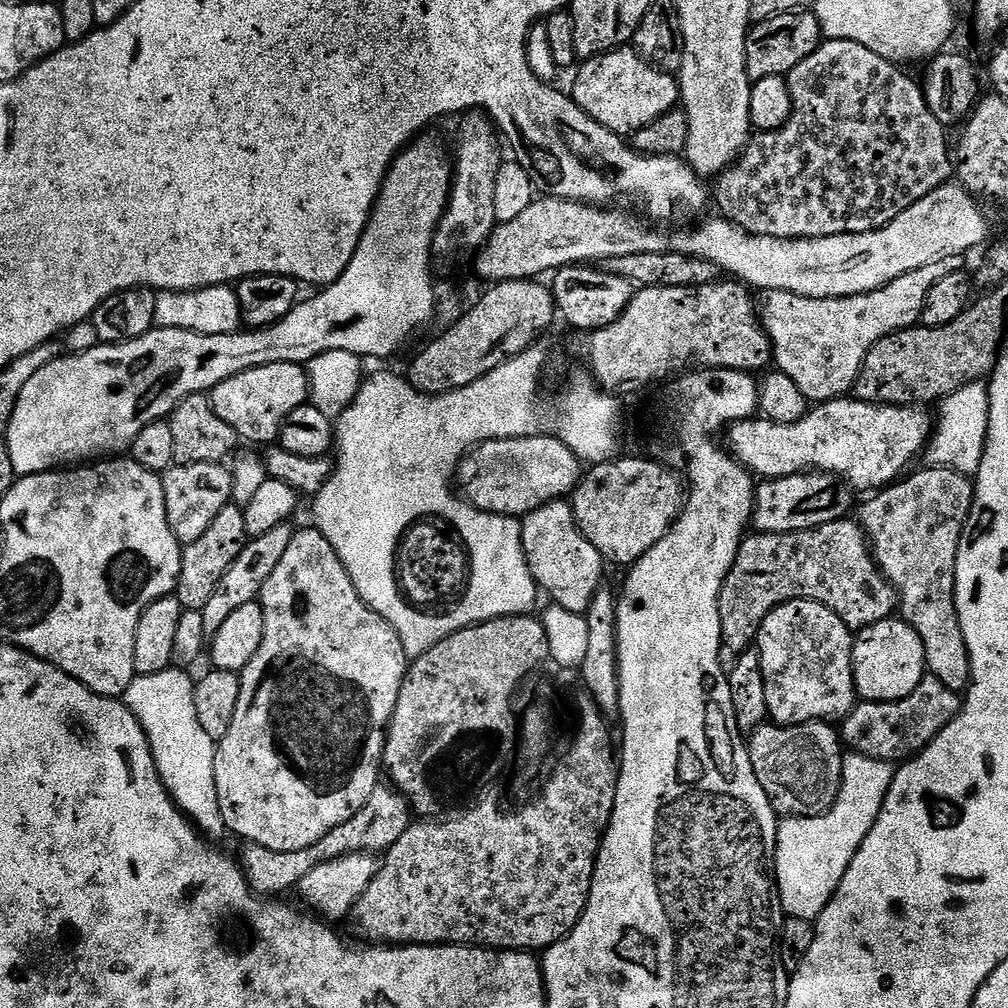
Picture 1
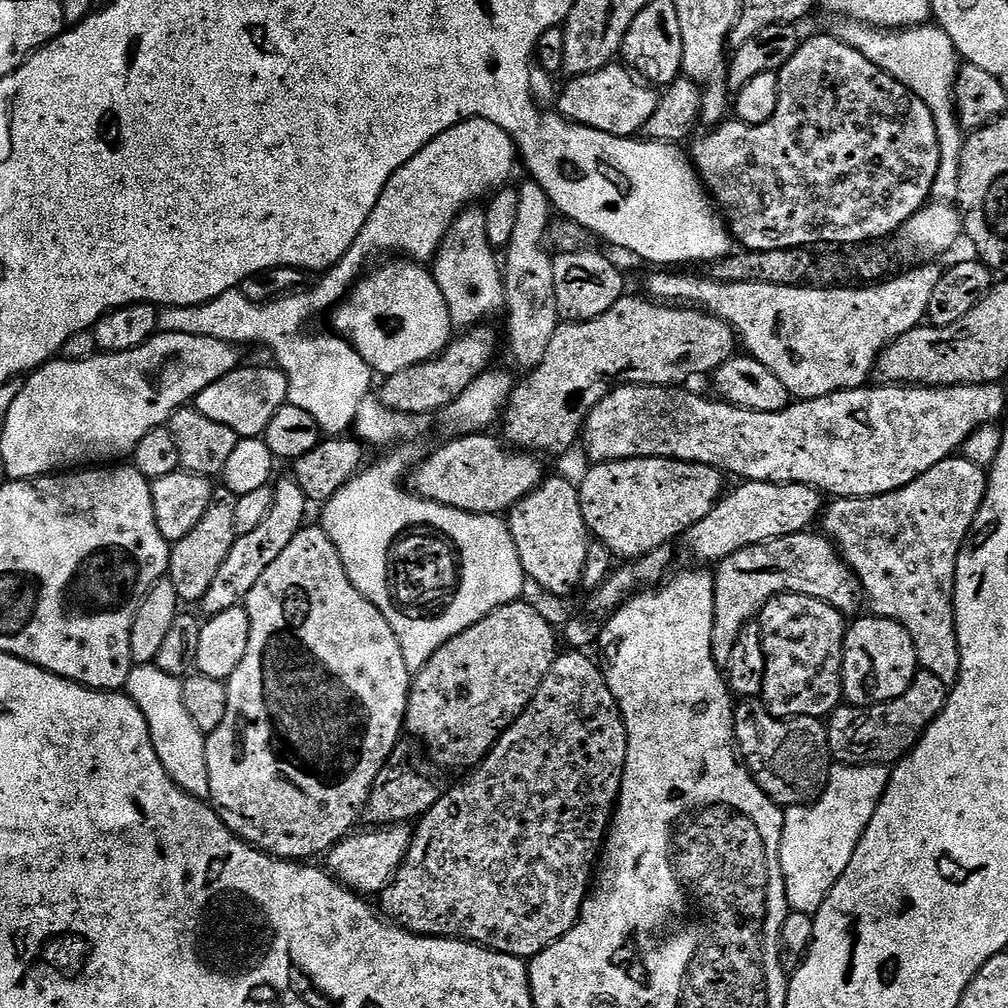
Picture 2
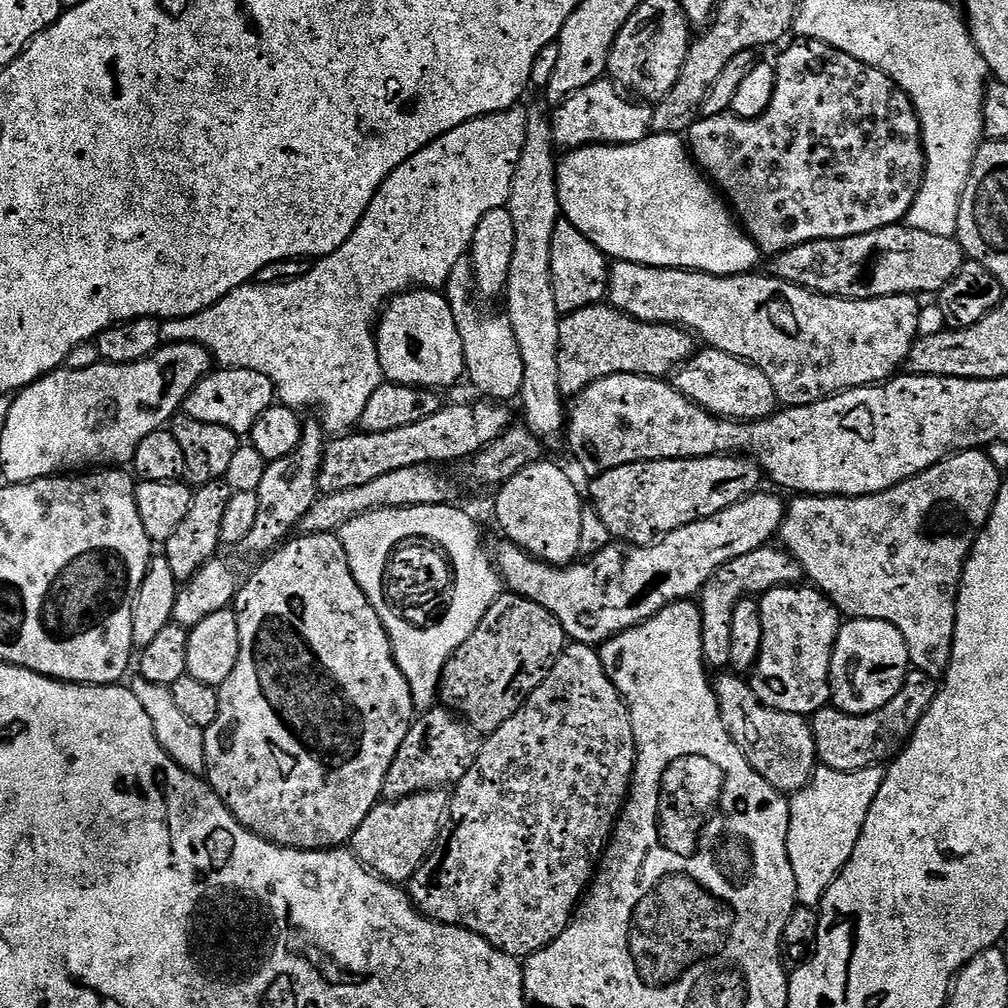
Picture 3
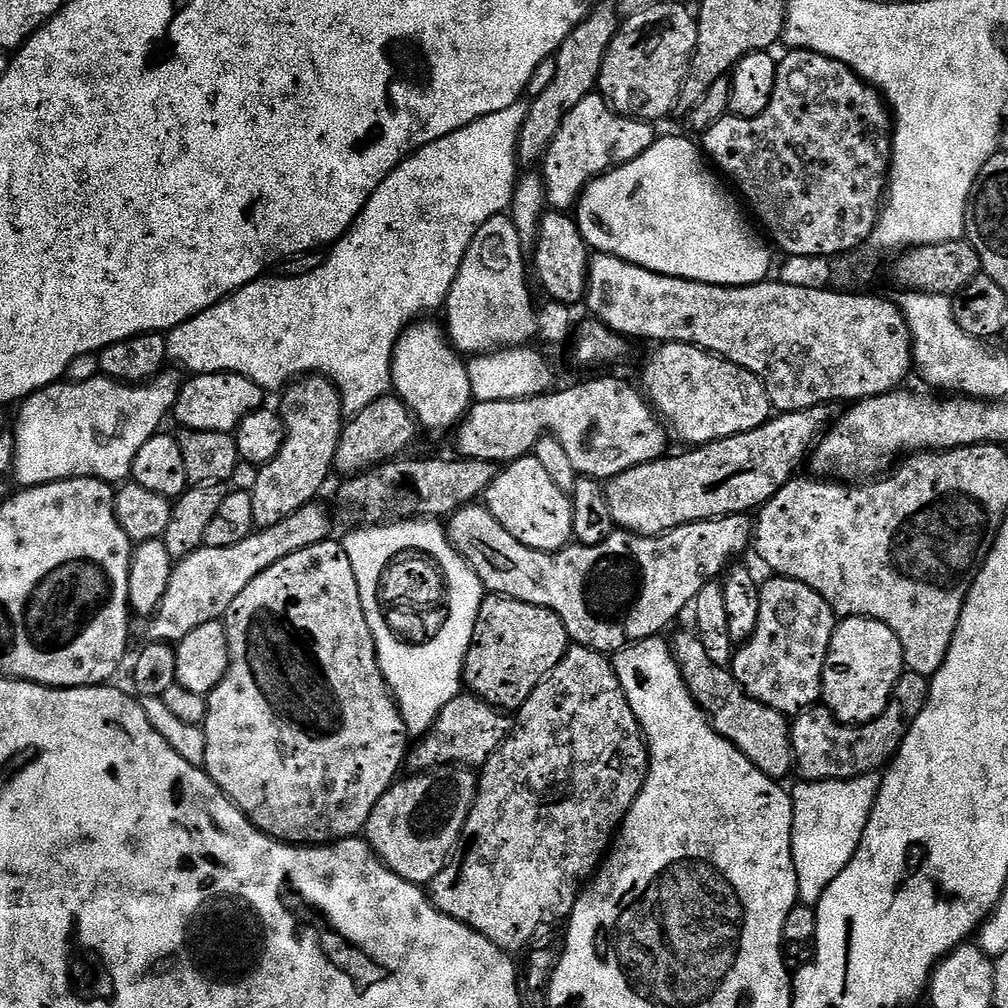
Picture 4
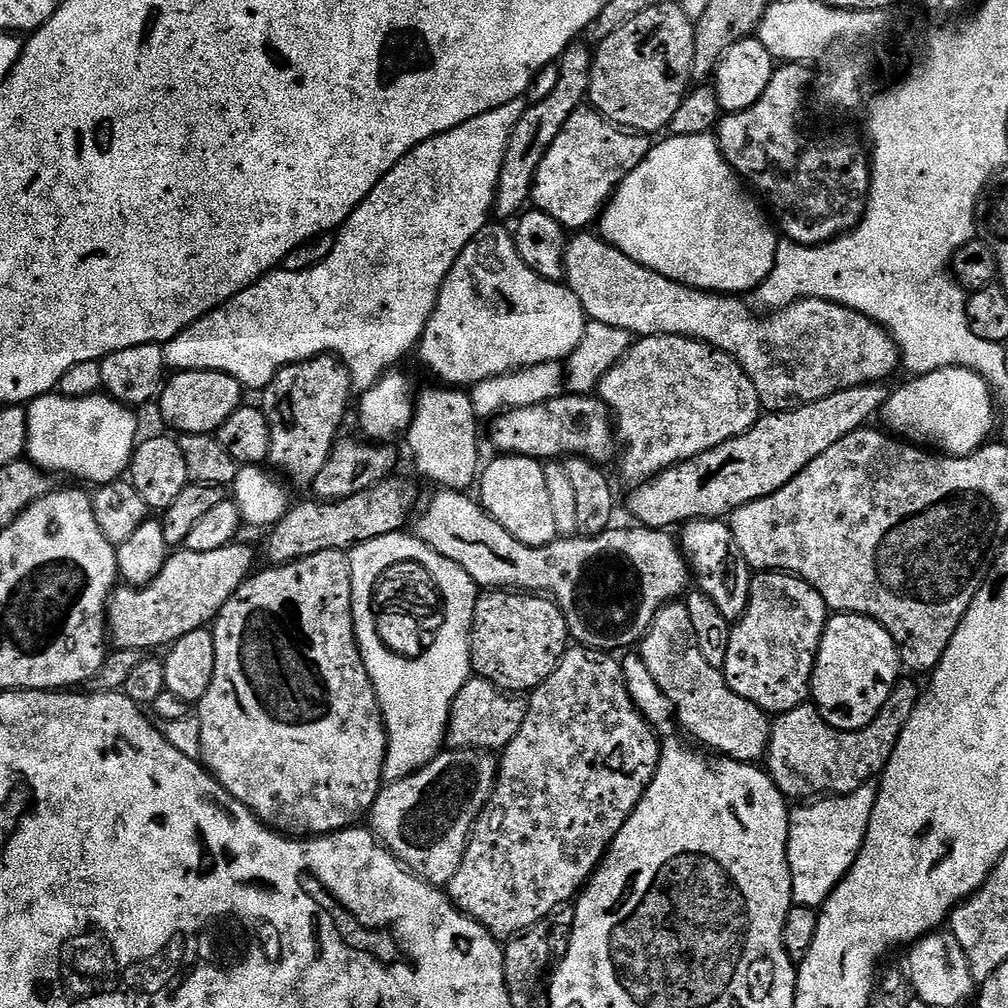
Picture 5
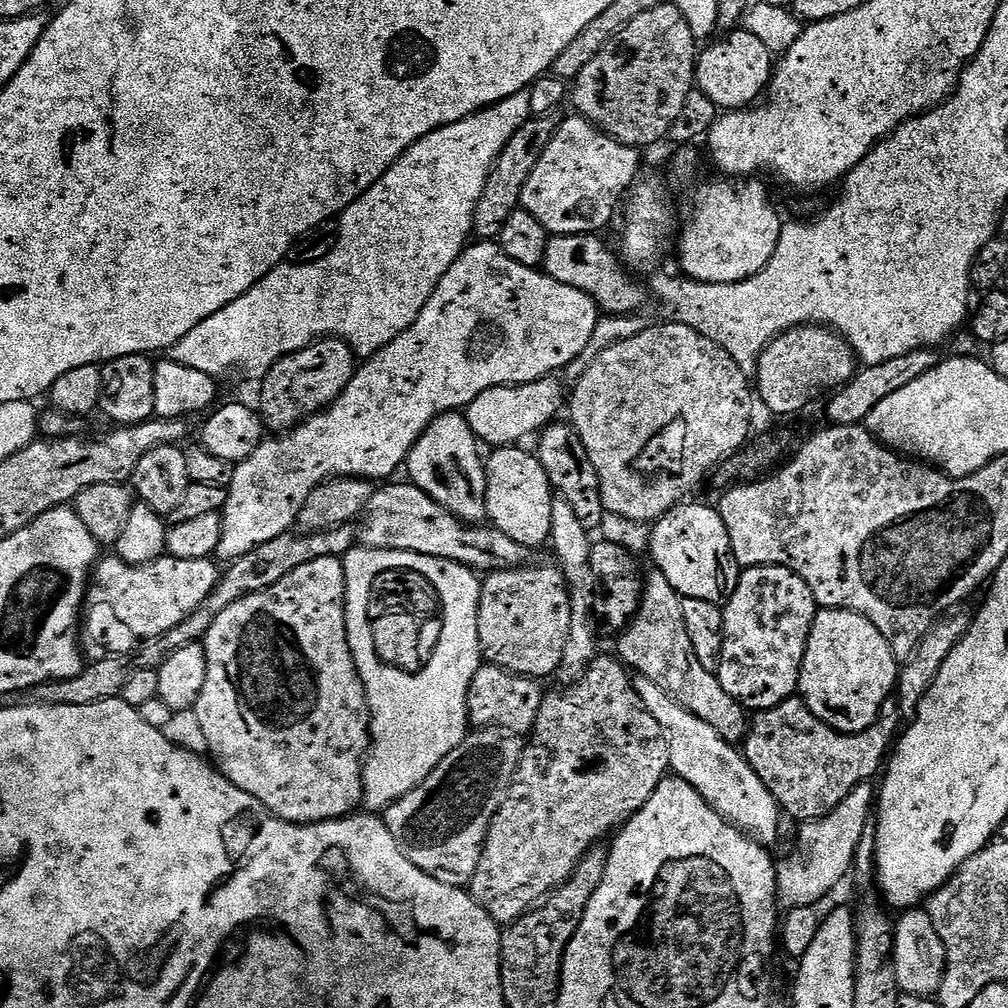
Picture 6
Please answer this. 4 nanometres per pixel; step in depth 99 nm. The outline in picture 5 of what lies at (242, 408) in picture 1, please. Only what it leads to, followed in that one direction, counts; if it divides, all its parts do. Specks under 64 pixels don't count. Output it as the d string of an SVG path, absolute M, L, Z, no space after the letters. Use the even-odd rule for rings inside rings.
M190 370L169 375L160 389L160 416L176 434L216 434L222 422L242 406L245 389L230 374L214 370Z

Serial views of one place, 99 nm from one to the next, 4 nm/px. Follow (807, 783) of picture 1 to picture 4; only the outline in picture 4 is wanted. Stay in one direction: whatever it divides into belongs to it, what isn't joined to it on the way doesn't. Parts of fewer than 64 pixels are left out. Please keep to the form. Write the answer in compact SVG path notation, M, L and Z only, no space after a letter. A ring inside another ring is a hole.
M695 631L680 632L671 637L670 643L672 655L690 694L696 699L697 706L710 717L717 734L730 741L754 767L762 770L762 774L771 780L783 781L783 776L794 768L789 717L750 698L728 668L714 666Z

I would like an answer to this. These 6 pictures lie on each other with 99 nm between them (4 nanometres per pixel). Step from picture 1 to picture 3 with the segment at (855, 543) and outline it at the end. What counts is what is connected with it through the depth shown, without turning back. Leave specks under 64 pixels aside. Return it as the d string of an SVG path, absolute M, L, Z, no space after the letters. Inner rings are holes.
M765 546L750 554L742 554L742 558L734 558L723 564L704 583L698 593L698 603L702 614L702 654L705 665L709 669L724 670L730 662L730 622L734 618L734 608L738 602L749 598L759 598L771 588L780 586L796 586L805 579L799 562L786 550L780 550L776 560L772 557L771 547Z

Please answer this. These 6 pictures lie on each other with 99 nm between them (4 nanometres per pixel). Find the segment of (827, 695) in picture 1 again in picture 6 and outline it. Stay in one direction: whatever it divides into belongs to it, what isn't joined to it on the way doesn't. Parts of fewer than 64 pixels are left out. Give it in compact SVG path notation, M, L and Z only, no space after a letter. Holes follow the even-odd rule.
M773 564L746 568L723 609L722 658L716 671L722 690L753 713L764 712L797 695L802 662L818 611L810 586L789 568Z

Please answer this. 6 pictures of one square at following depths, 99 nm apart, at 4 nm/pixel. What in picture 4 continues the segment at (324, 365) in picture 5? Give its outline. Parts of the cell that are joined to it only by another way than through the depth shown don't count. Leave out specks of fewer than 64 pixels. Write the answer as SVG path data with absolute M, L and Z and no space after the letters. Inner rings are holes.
M315 374L301 376L283 389L283 396L284 401L278 405L284 423L282 450L278 450L278 454L269 464L259 465L256 481L250 489L254 502L254 525L257 529L269 528L274 526L274 522L282 522L282 518L290 518L294 510L313 503L319 497L316 495L323 490L328 475L333 475L340 433L346 420L345 413L340 407L340 392L325 376Z

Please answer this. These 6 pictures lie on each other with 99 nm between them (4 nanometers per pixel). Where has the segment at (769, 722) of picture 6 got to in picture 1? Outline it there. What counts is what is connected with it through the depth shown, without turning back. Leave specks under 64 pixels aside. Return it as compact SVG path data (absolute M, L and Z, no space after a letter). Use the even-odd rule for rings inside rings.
M928 674L906 698L890 702L857 703L842 721L842 740L857 756L869 756L875 760L889 762L907 762L913 756L919 756L930 742L934 742L934 738L938 738L938 734L942 734L942 730L946 730L946 726L950 726L950 722L960 712L961 703L961 697L954 690L950 690L950 686L942 686L938 678Z

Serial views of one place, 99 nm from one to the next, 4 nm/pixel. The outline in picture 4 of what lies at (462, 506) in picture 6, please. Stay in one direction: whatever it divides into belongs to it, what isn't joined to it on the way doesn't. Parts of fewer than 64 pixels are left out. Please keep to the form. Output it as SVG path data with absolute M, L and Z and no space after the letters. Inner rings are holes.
M421 318L408 325L392 355L392 388L407 406L421 429L444 432L455 429L474 403L468 365L452 347L443 327ZM461 360L461 361L460 361Z

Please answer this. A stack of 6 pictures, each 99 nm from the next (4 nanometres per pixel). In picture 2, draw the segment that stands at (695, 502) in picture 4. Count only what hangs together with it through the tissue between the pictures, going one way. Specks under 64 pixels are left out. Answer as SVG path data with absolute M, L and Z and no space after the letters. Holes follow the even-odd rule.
M666 456L611 460L605 464L593 463L591 467L592 469L578 480L582 518L595 543L606 546L606 550L610 550L613 557L624 562L639 560L654 550L671 545L671 540L676 540L679 536L681 539L694 525L702 522L702 518L710 514L710 510L714 510L714 506L720 503L726 492L725 473L711 468L708 464L691 464Z

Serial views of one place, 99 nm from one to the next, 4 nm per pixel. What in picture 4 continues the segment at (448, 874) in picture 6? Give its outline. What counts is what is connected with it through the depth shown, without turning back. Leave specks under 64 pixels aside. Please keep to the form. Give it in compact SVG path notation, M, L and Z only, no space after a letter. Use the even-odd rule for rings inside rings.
M444 764L407 778L397 779L378 798L378 806L374 806L362 836L376 857L398 878L428 886L448 864L448 857L460 841L462 826L476 800L478 776L467 766Z

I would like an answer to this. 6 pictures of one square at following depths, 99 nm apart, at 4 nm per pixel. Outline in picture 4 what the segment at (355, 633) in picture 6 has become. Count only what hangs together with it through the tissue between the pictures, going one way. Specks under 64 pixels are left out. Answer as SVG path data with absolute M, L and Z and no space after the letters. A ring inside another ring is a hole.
M417 518L357 526L345 536L348 537L343 537L342 543L346 558L350 558L350 566L354 566L354 578L358 578L358 594L408 592L412 588L422 588L422 592L432 592L448 602L444 631L429 648L404 648L387 633L384 623L378 624L378 636L374 636L378 666L396 699L404 725L409 733L426 733L438 718L442 706L461 695L464 659L474 638L474 626L486 595L484 584L456 553L448 540L445 525L439 519Z

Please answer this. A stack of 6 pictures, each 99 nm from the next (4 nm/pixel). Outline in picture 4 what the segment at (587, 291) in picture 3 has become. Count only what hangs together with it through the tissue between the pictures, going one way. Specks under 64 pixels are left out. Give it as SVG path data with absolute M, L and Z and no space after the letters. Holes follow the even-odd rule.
M545 211L544 217L541 218L540 225L538 226L534 251L536 251L536 274L534 270L534 276L535 279L536 276L540 279L540 284L544 287L545 294L548 295L547 299L557 304L566 304L569 306L575 306L579 300L581 303L588 291L590 249L582 238L575 219L568 212Z

